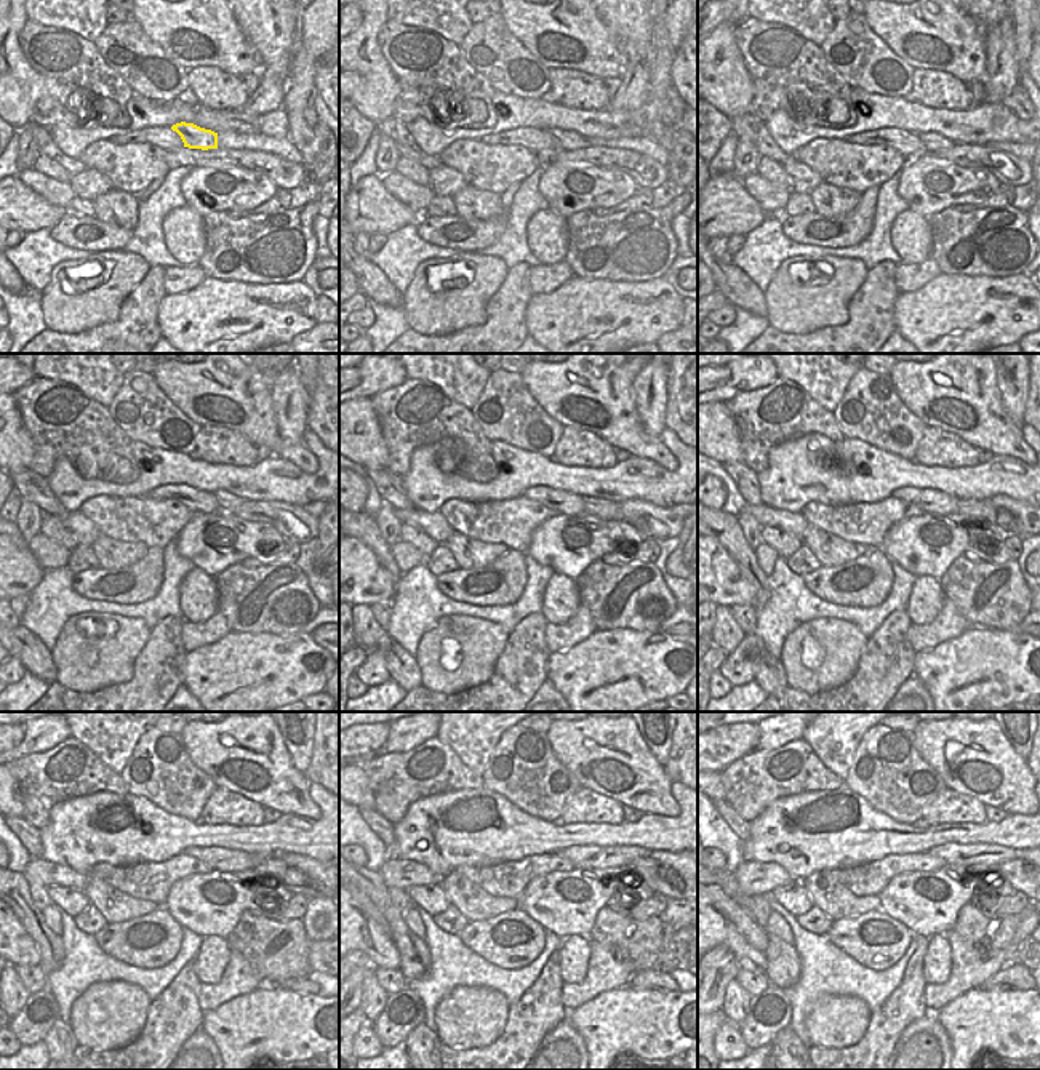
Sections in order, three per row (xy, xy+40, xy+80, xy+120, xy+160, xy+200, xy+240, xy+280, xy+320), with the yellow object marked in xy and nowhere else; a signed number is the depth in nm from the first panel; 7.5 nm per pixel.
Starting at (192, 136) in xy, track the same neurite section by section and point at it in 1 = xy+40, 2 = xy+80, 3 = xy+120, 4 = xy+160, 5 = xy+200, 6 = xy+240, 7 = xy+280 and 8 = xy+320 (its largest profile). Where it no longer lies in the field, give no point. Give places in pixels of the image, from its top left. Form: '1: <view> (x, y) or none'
1: xy+40 (568, 139)
2: xy+80 (932, 141)
3: xy+120 (228, 503)
4: xy+160 (604, 509)
5: xy+200 (980, 509)
6: xy+240 (274, 867)
7: xy+280 (661, 880)
8: xy+320 (1023, 875)

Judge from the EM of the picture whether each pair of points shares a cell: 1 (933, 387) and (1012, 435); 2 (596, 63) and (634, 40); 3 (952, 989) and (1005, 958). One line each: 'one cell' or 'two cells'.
1: one cell
2: two cells
3: one cell

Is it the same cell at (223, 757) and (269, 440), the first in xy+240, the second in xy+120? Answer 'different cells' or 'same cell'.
same cell

